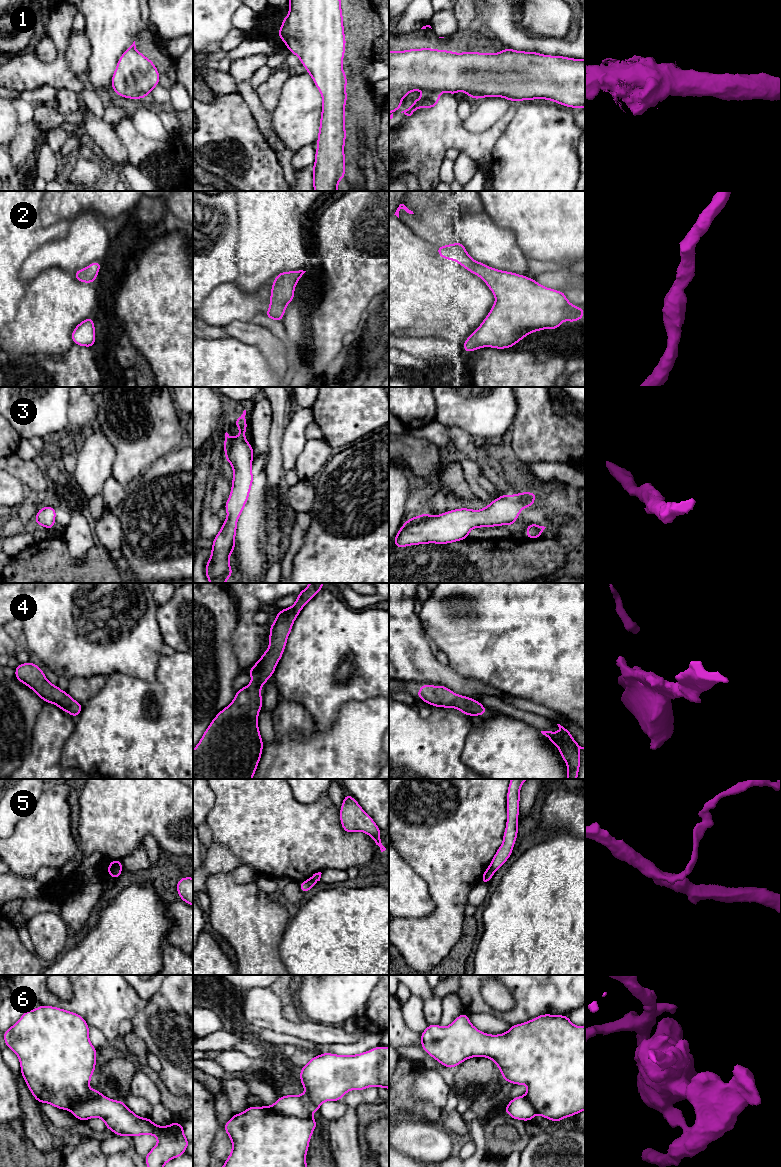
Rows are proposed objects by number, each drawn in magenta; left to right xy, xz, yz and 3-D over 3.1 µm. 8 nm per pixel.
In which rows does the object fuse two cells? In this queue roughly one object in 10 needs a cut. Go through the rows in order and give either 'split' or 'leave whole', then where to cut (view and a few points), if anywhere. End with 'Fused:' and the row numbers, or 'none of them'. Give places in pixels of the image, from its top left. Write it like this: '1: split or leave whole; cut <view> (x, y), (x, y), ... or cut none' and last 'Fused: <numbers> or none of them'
1: leave whole; cut none
2: leave whole; cut none
3: leave whole; cut none
4: leave whole; cut none
5: split; cut xy (122, 866), (118, 867), (110, 875)
6: split; cut xz (269, 1107), (282, 1115), (310, 1119)
Fused: 5, 6

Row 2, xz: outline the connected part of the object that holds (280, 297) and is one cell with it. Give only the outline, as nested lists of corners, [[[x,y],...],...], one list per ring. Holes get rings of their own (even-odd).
[[[284,271],[279,273],[271,287],[269,309],[264,314],[271,320],[282,323],[287,305],[295,298],[294,288],[306,271]]]

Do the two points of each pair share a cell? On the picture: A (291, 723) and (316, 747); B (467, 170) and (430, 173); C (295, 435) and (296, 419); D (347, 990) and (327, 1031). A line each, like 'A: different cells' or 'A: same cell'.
A: different cells
B: different cells
C: same cell
D: different cells

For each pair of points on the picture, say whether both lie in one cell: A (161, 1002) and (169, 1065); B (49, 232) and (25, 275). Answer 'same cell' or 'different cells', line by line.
A: same cell
B: different cells

